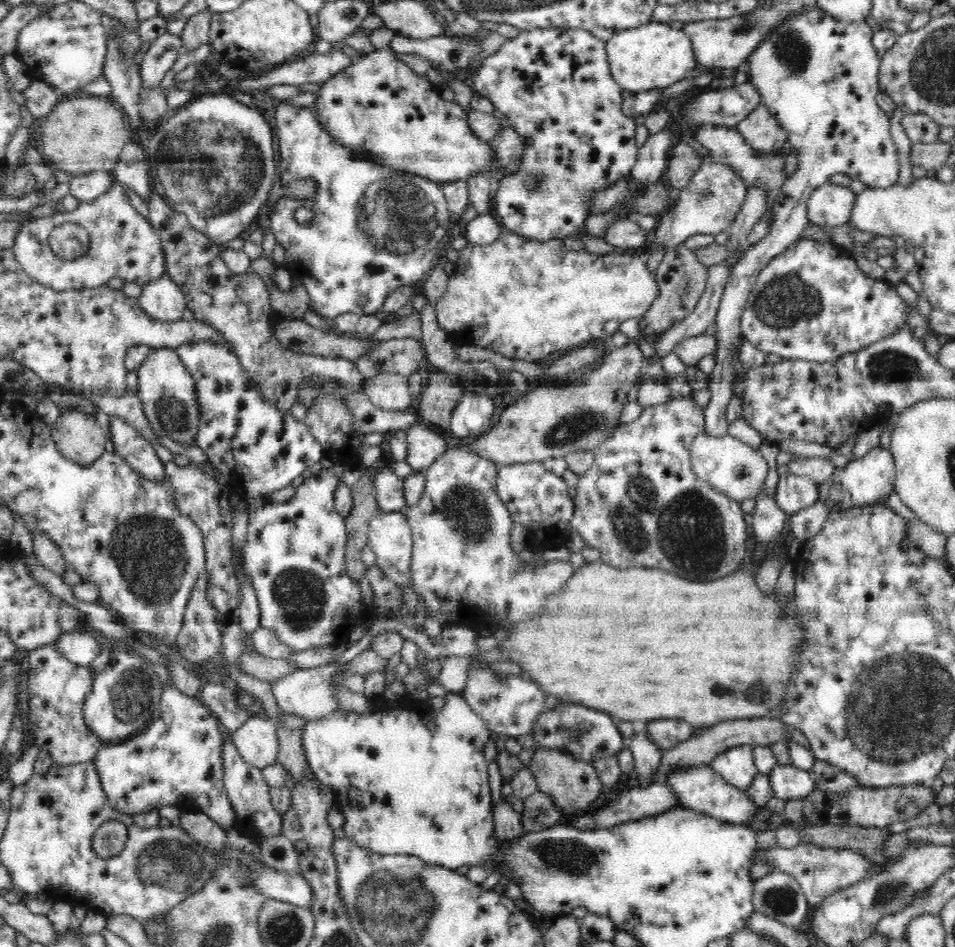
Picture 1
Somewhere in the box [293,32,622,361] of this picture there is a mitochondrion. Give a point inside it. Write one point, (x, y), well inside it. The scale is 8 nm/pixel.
(392, 215)

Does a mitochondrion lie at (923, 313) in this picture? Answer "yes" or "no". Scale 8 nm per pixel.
no

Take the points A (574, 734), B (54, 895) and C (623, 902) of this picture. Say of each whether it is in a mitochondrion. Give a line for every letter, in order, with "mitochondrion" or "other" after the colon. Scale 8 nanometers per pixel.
A: mitochondrion
B: other
C: other

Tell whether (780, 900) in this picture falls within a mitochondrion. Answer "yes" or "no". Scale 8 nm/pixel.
yes

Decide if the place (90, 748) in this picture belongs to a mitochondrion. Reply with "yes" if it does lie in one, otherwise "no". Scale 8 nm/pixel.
no

